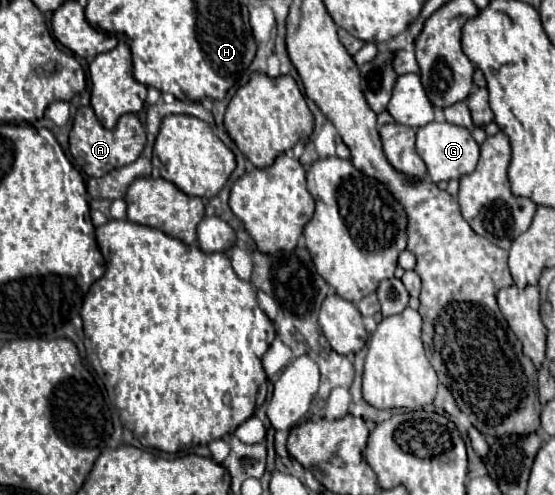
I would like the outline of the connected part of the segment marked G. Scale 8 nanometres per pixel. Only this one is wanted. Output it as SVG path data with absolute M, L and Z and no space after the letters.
M429 122L417 130L417 154L423 158L429 178L433 182L441 182L471 174L479 160L479 144L463 126L455 126L449 122Z

